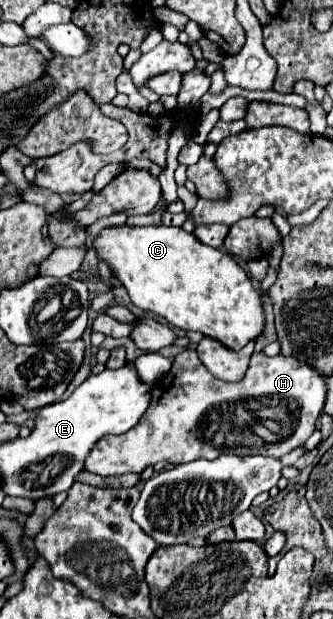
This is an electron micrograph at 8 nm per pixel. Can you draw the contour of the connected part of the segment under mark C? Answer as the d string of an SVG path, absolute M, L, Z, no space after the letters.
M121 225L103 229L93 247L115 271L139 309L161 315L183 331L199 331L217 339L233 351L243 349L263 333L263 301L247 273L229 253L203 245L193 233L165 225L133 229Z

